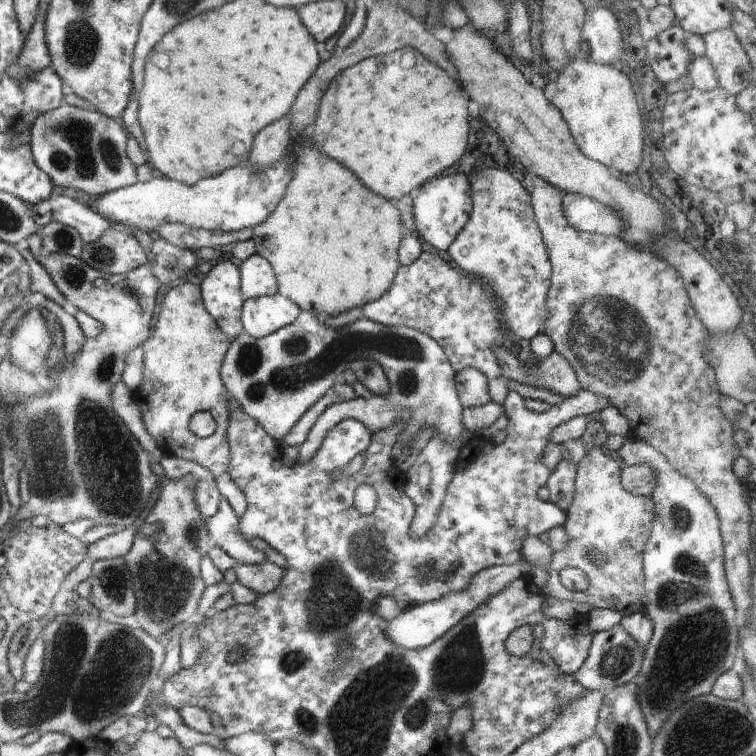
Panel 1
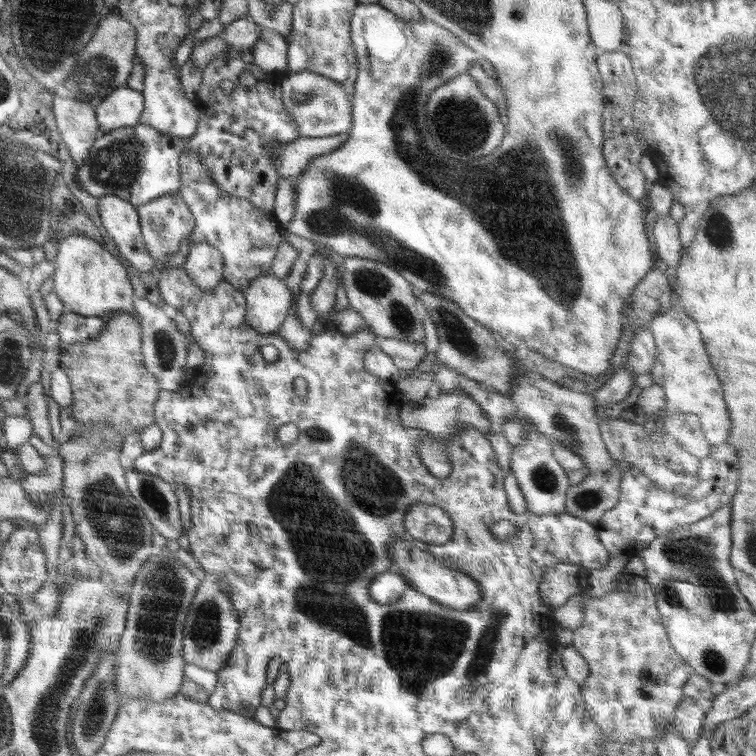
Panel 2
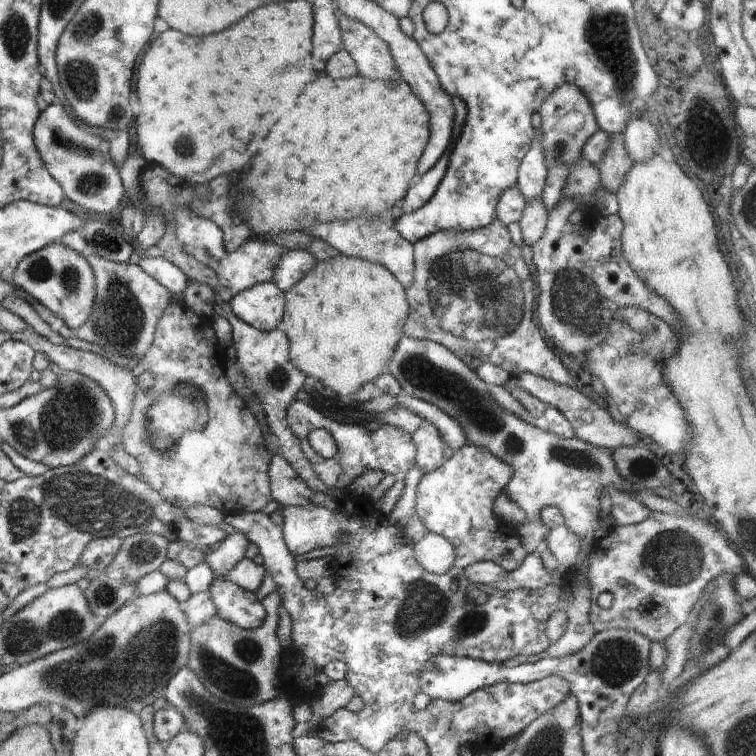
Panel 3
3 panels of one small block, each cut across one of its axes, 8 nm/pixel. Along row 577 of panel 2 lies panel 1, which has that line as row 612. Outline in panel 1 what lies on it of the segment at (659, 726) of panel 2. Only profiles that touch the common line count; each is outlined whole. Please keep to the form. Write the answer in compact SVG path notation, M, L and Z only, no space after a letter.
M589 445L586 456L577 464L575 474L574 492L572 504L565 512L567 514L564 528L568 534L566 548L552 556L552 564L545 587L542 587L545 597L558 598L560 596L561 577L559 572L564 568L576 567L585 572L589 579L588 603L591 608L612 609L618 611L621 616L644 613L648 604L648 592L644 586L642 553L648 537L651 533L654 518L653 501L651 497L635 495L626 492L621 485L621 469L619 464L605 450L604 446Z

